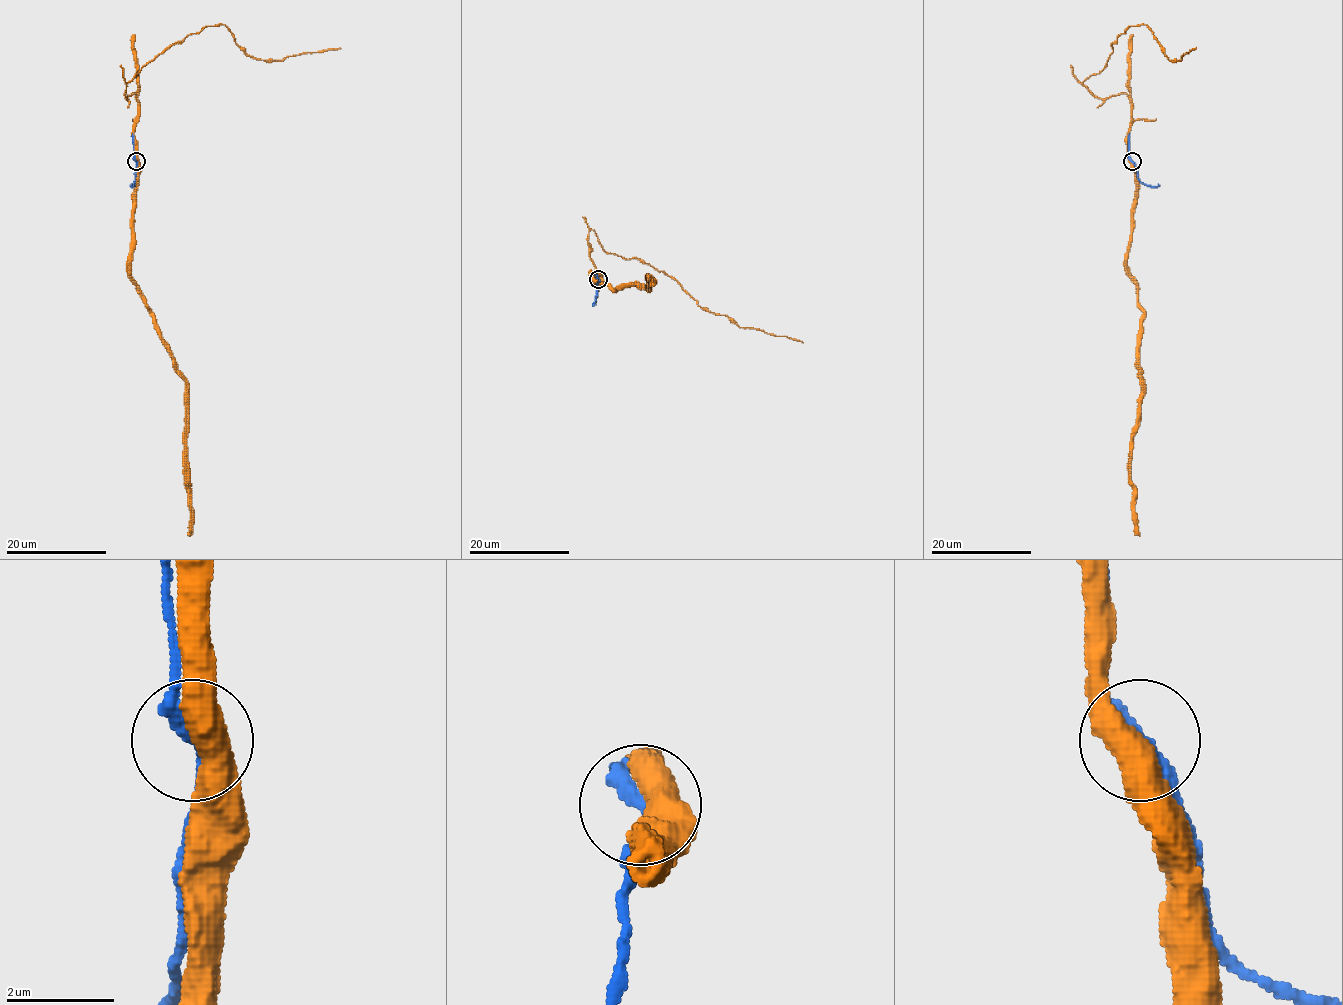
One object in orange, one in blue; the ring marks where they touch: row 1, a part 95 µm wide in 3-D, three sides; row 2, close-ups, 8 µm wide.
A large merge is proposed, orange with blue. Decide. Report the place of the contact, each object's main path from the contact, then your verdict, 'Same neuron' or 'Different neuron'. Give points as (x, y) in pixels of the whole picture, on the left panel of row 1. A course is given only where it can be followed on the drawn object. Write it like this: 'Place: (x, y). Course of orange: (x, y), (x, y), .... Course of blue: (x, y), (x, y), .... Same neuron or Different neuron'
Place: (136, 161). Course of orange: (136, 161), (137, 100), (126, 98), (127, 83), (189, 34), (224, 24), (264, 60), (340, 48). Course of blue: (136, 161), (135, 184), (130, 185). Same neuron

